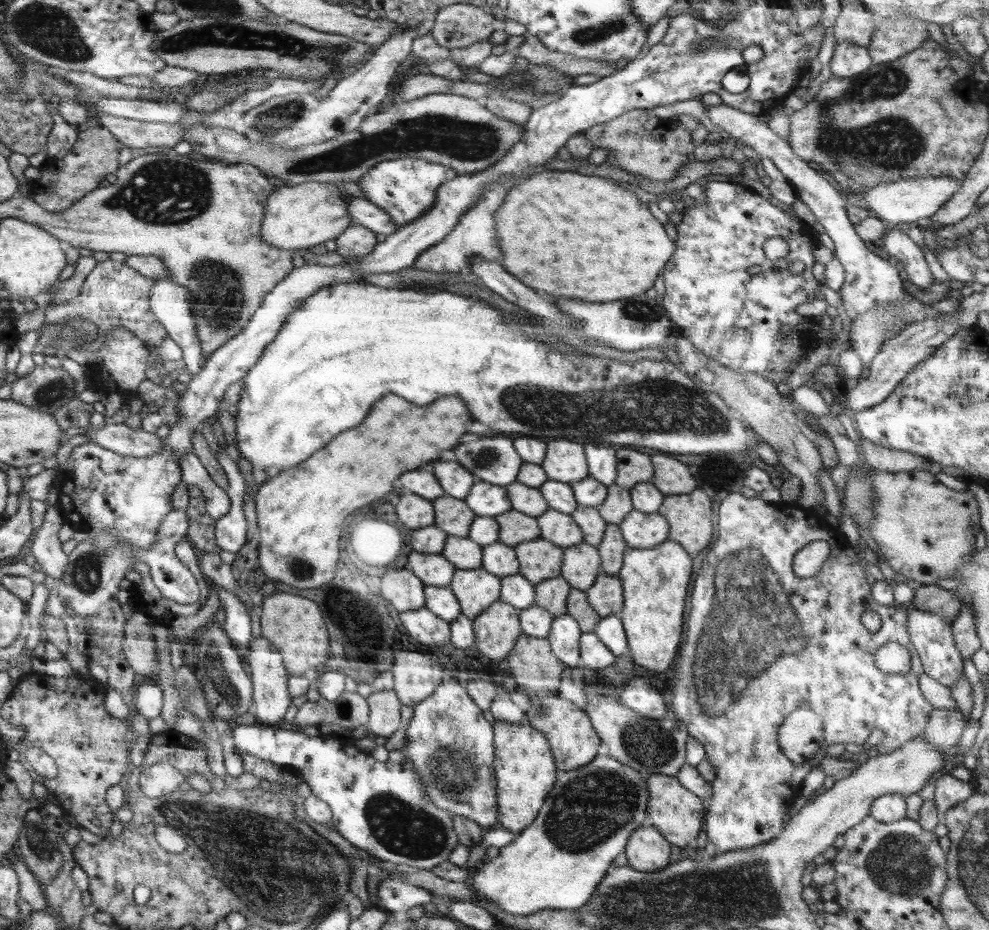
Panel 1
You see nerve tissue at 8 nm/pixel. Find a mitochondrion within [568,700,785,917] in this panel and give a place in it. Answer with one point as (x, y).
(646, 743)

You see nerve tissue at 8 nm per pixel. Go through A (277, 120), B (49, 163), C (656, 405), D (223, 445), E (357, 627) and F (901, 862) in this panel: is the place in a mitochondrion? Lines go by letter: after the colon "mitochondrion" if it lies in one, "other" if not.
A: mitochondrion
B: other
C: mitochondrion
D: other
E: mitochondrion
F: mitochondrion

